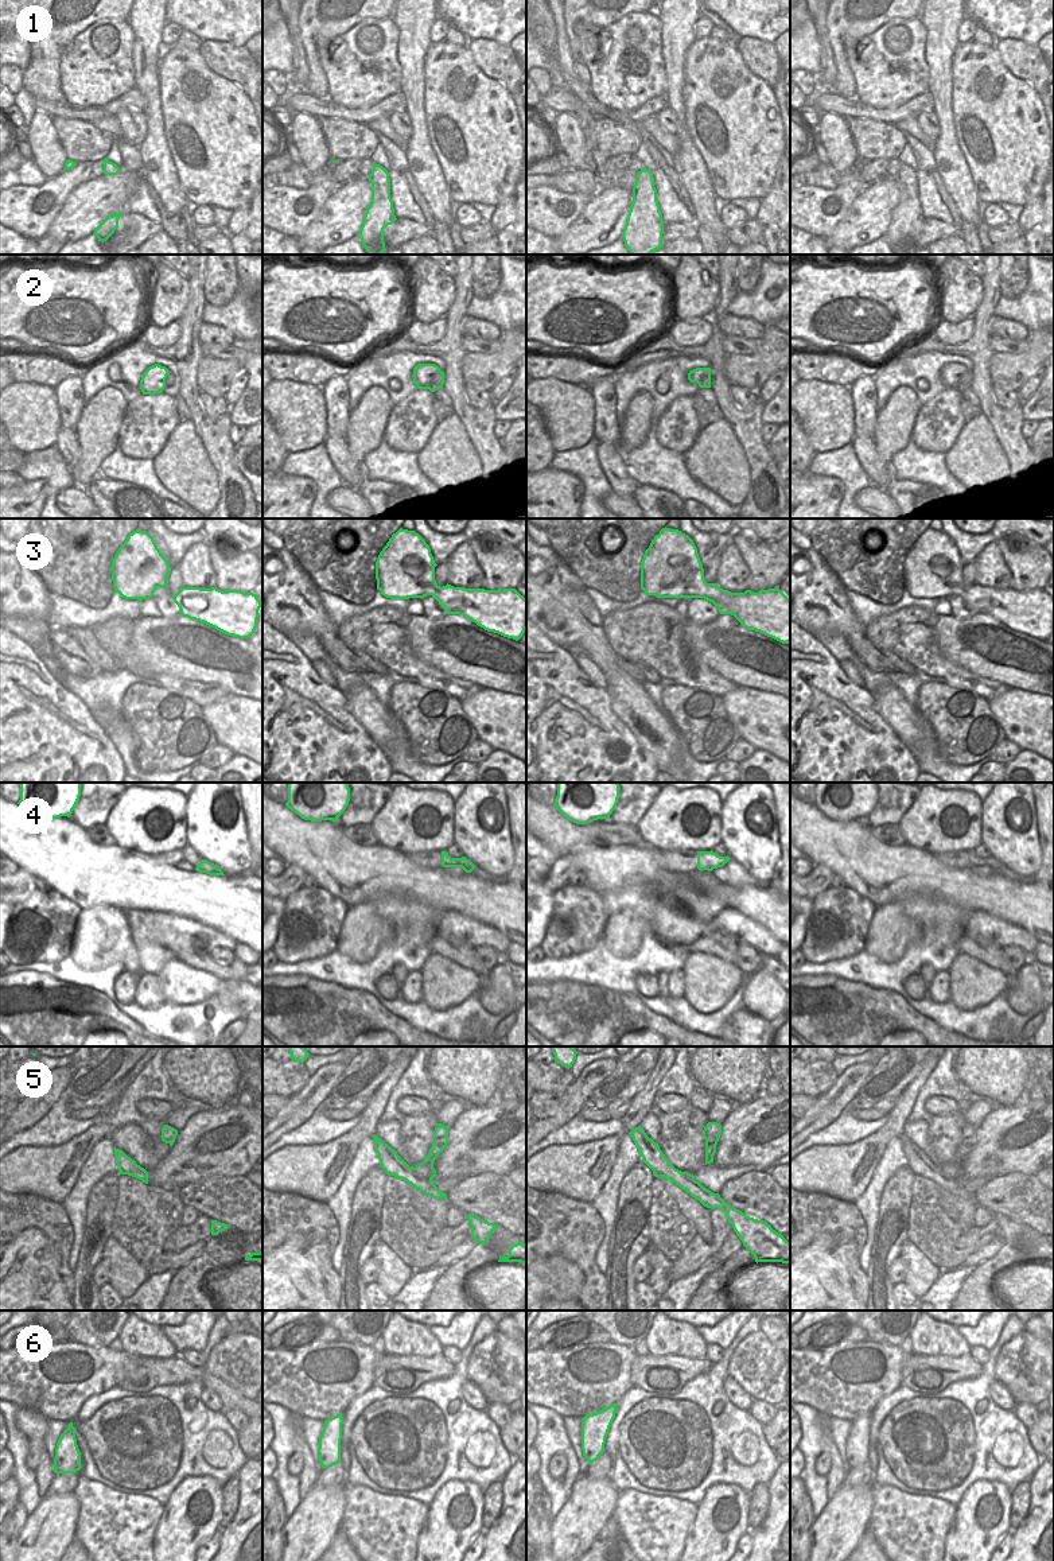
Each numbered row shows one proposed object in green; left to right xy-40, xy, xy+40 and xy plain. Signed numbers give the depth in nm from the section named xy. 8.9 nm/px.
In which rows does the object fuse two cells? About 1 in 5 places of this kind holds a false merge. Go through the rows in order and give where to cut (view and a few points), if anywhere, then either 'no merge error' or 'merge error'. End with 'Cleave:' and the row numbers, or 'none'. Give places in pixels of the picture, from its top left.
1: no cut | no merge error
2: no cut | no merge error
3: no cut | no merge error
4: no cut | no merge error
5: xy (412, 1168), (419, 1175), (431, 1180) | merge error
6: no cut | no merge error
Cleave: 5

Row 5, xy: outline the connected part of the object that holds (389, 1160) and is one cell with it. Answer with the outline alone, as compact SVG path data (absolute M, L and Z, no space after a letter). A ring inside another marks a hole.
M376 1134L373 1135L373 1139L374 1149L378 1154L380 1166L385 1170L388 1176L394 1176L400 1180L404 1180L420 1192L433 1199L447 1199L447 1195L443 1193L432 1183L432 1180L428 1180L424 1176L419 1176L412 1166L409 1166L404 1160L400 1158L394 1149L381 1141Z

